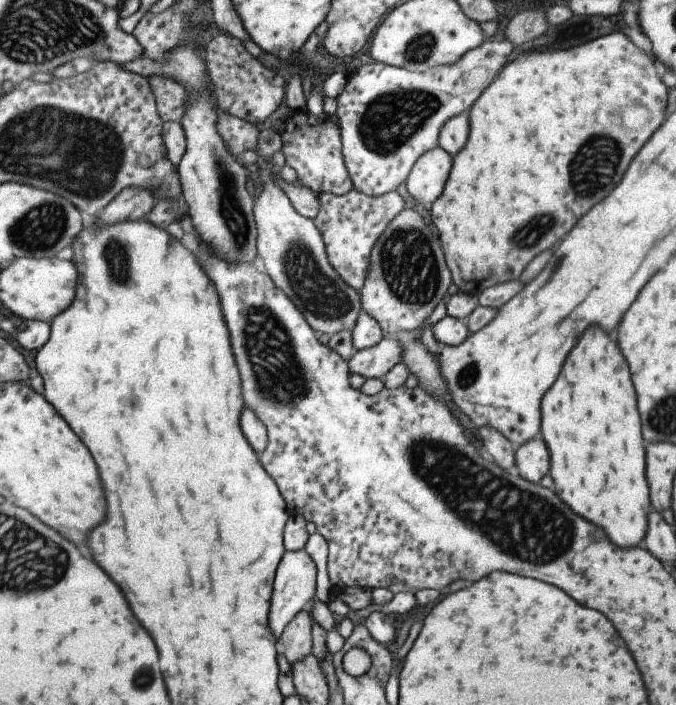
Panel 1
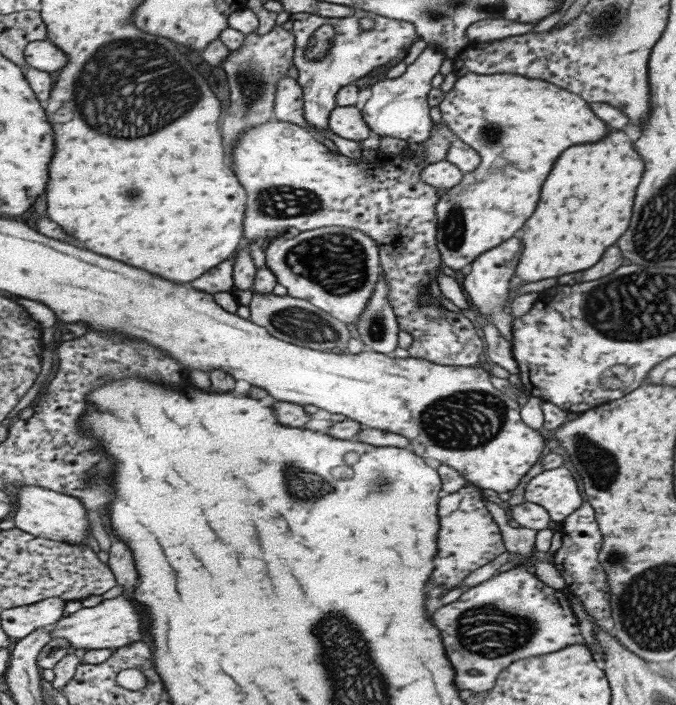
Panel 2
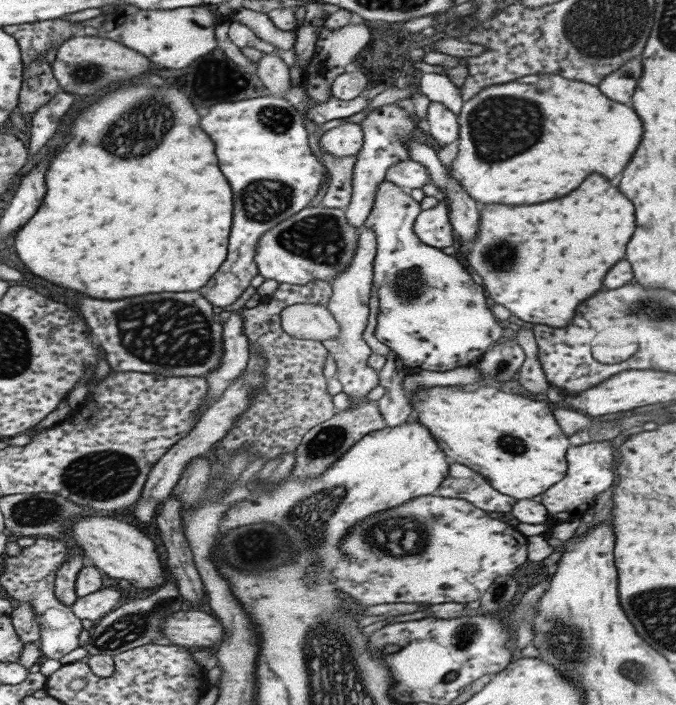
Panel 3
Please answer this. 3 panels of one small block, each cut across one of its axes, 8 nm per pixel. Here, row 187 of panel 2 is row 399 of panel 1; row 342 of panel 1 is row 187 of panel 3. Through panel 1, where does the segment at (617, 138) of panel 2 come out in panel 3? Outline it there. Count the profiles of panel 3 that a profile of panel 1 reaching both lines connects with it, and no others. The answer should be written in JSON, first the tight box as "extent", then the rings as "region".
{"extent":[468,174,636,328],"region":[[[600,174],[588,176],[578,190],[552,202],[536,206],[487,204],[480,208],[480,212],[478,236],[471,245],[468,260],[476,274],[486,280],[482,284],[490,299],[526,322],[558,328],[565,328],[572,320],[576,306],[602,288],[602,276],[616,264],[616,260],[624,258],[626,244],[636,228],[632,202],[628,202],[628,198]]]}

